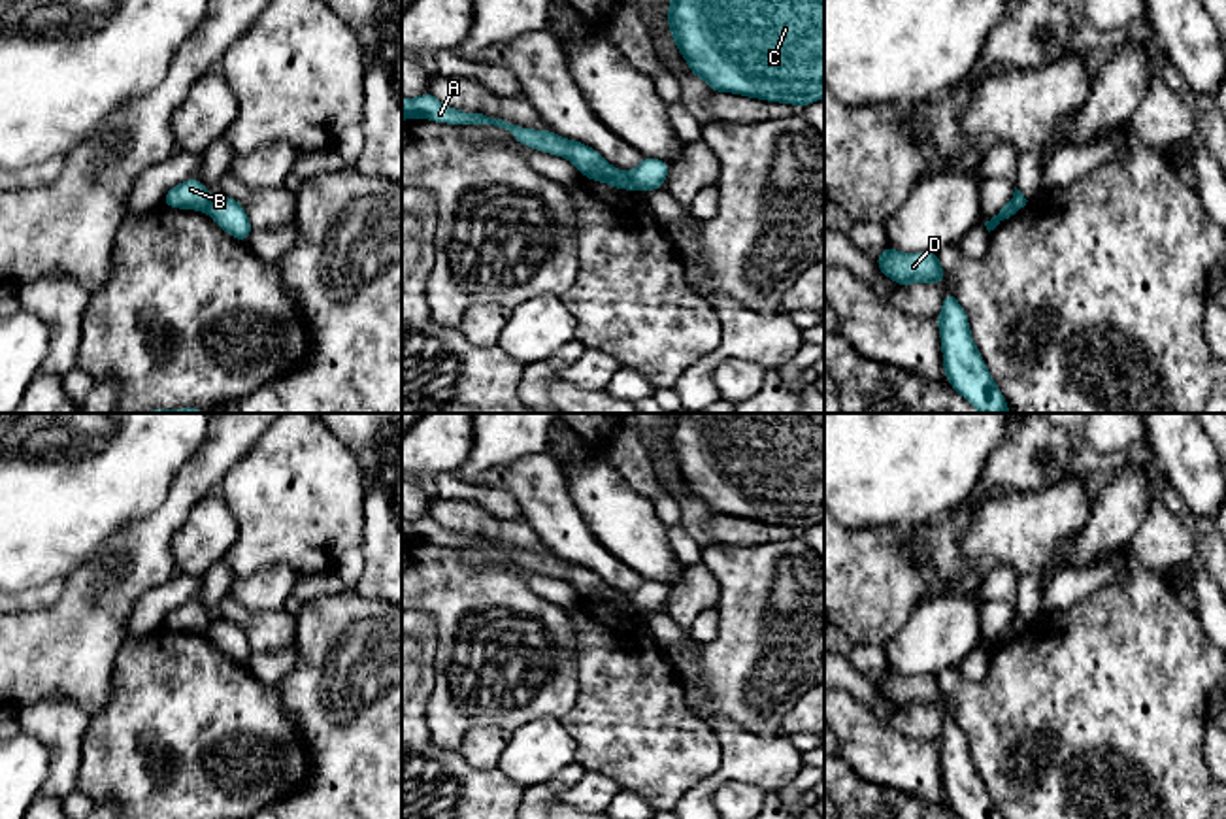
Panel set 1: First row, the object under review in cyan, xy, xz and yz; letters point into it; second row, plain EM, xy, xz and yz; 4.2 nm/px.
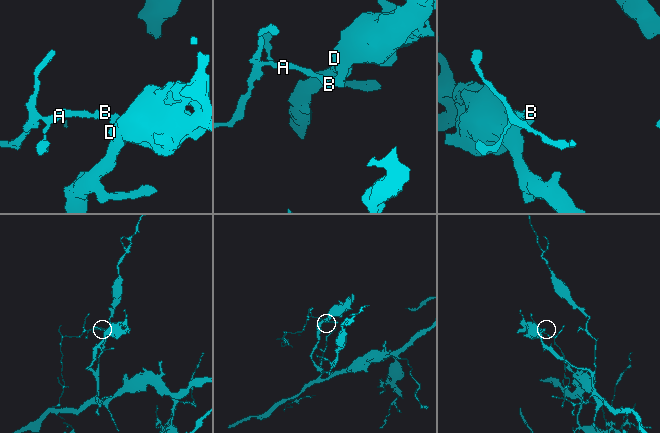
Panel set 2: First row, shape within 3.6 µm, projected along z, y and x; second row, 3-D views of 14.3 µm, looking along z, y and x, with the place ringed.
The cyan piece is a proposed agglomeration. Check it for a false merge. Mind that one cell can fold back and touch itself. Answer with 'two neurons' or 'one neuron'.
two neurons

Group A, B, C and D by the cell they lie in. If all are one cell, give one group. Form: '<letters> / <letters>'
A B / C D

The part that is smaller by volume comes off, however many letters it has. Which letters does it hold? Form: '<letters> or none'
A, B

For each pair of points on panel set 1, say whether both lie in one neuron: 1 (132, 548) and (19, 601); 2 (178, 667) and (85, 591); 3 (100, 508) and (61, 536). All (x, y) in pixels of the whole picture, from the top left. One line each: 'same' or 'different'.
1: different
2: different
3: same

